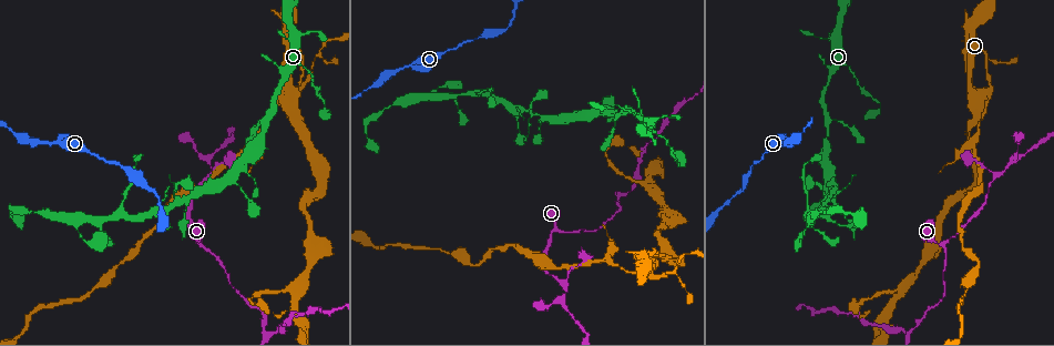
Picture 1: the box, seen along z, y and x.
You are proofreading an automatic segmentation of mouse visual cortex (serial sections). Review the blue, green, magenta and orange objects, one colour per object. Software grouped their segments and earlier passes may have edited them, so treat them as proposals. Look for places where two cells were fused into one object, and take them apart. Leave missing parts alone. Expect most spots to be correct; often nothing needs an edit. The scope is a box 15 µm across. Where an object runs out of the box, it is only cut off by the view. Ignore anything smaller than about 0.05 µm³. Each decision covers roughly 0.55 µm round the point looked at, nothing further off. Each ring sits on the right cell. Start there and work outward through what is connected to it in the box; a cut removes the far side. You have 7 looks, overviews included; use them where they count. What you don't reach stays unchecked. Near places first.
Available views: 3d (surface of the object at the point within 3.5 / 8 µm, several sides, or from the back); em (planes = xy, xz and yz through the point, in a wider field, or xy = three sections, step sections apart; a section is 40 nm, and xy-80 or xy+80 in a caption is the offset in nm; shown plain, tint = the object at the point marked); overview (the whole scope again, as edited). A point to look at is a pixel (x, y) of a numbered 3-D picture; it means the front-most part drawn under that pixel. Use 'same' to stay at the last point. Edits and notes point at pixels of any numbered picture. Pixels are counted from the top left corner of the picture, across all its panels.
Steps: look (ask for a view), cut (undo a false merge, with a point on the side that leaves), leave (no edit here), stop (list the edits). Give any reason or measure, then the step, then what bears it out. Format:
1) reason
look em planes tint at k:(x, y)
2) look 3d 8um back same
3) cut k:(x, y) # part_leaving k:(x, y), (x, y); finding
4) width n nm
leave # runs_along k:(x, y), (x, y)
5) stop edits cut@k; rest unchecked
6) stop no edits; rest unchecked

abrupt turn
look 3d 3.5um at 1:(288, 94)

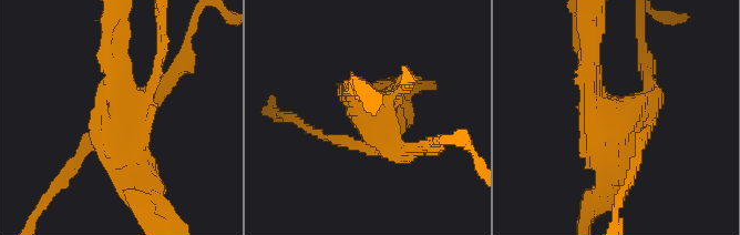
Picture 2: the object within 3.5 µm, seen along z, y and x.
now the EM
look em xy step 2 plain at 2:(367, 115)

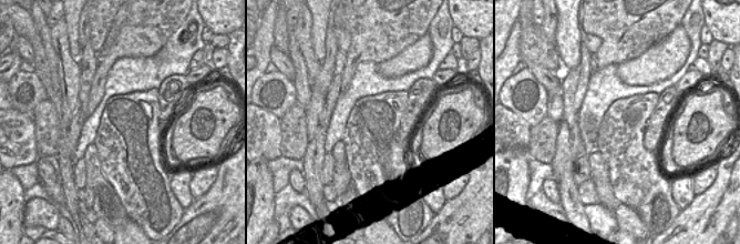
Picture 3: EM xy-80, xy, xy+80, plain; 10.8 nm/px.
where the object lies
look em xy step 2 tint same

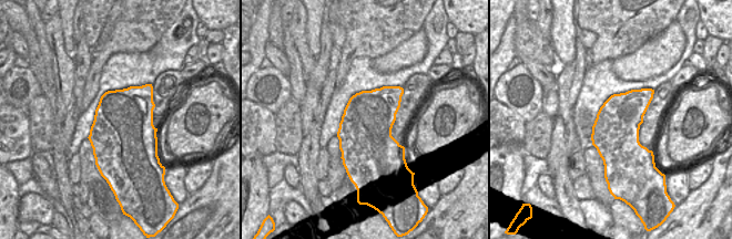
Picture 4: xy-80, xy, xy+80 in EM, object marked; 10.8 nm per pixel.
width 600 nm
cut 2:(186, 67) # part_leaving 2:(381, 149), (333, 141), (304, 126); two cells meet here

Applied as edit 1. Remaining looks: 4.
a fork
look 3d 3.5um at 1:(969, 187)

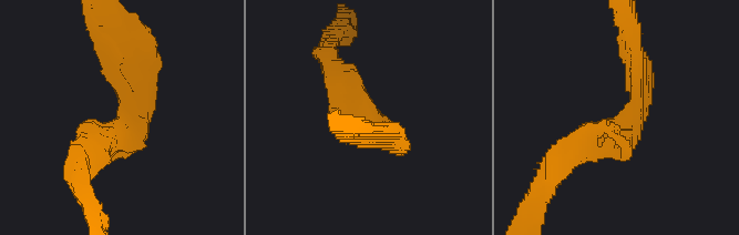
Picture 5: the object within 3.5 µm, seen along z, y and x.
look em xy step 3 tint at 5:(129, 126)

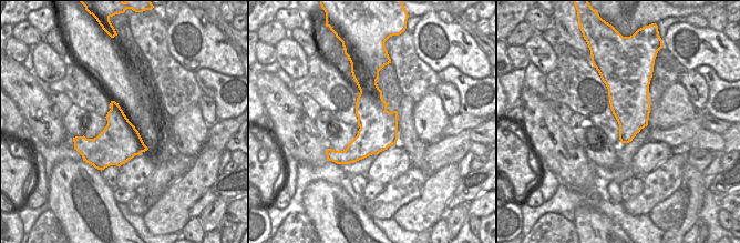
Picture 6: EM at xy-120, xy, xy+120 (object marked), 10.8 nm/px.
leave # one cell here

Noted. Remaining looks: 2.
sharp bend
look 3d 3.5um at 1:(179, 200)

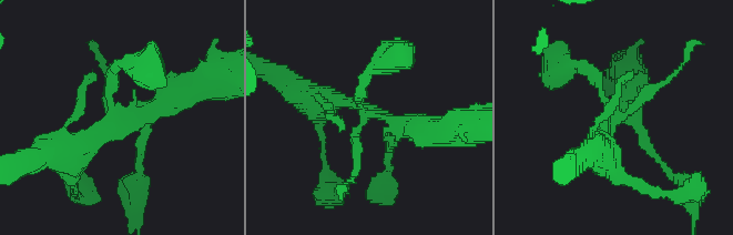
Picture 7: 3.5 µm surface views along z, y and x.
need the tissue
look em xy step 2 tint at 7:(122, 119)

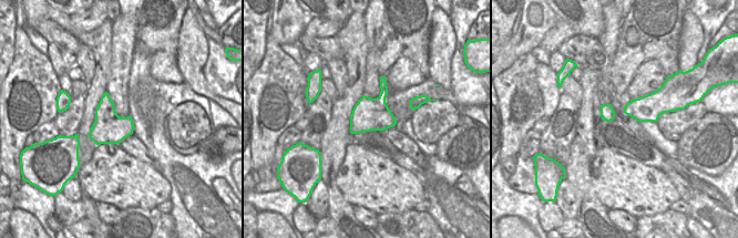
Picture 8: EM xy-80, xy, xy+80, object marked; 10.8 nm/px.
leave # runs_along 7:(184, 90), (59, 152); all the same cell

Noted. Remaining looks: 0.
stop edits cut@2; rest unchecked

